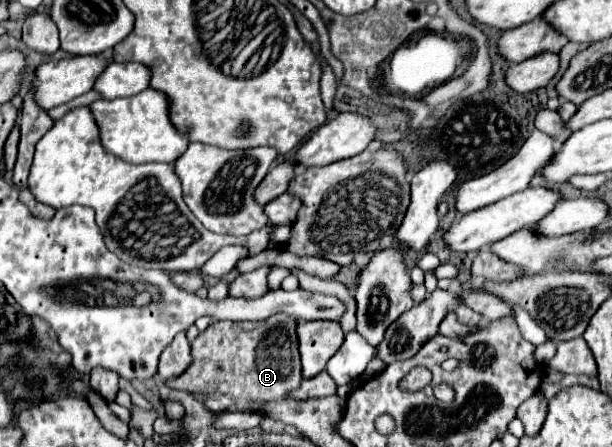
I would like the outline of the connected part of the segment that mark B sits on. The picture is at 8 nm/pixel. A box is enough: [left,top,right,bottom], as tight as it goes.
[167,313,303,403]

